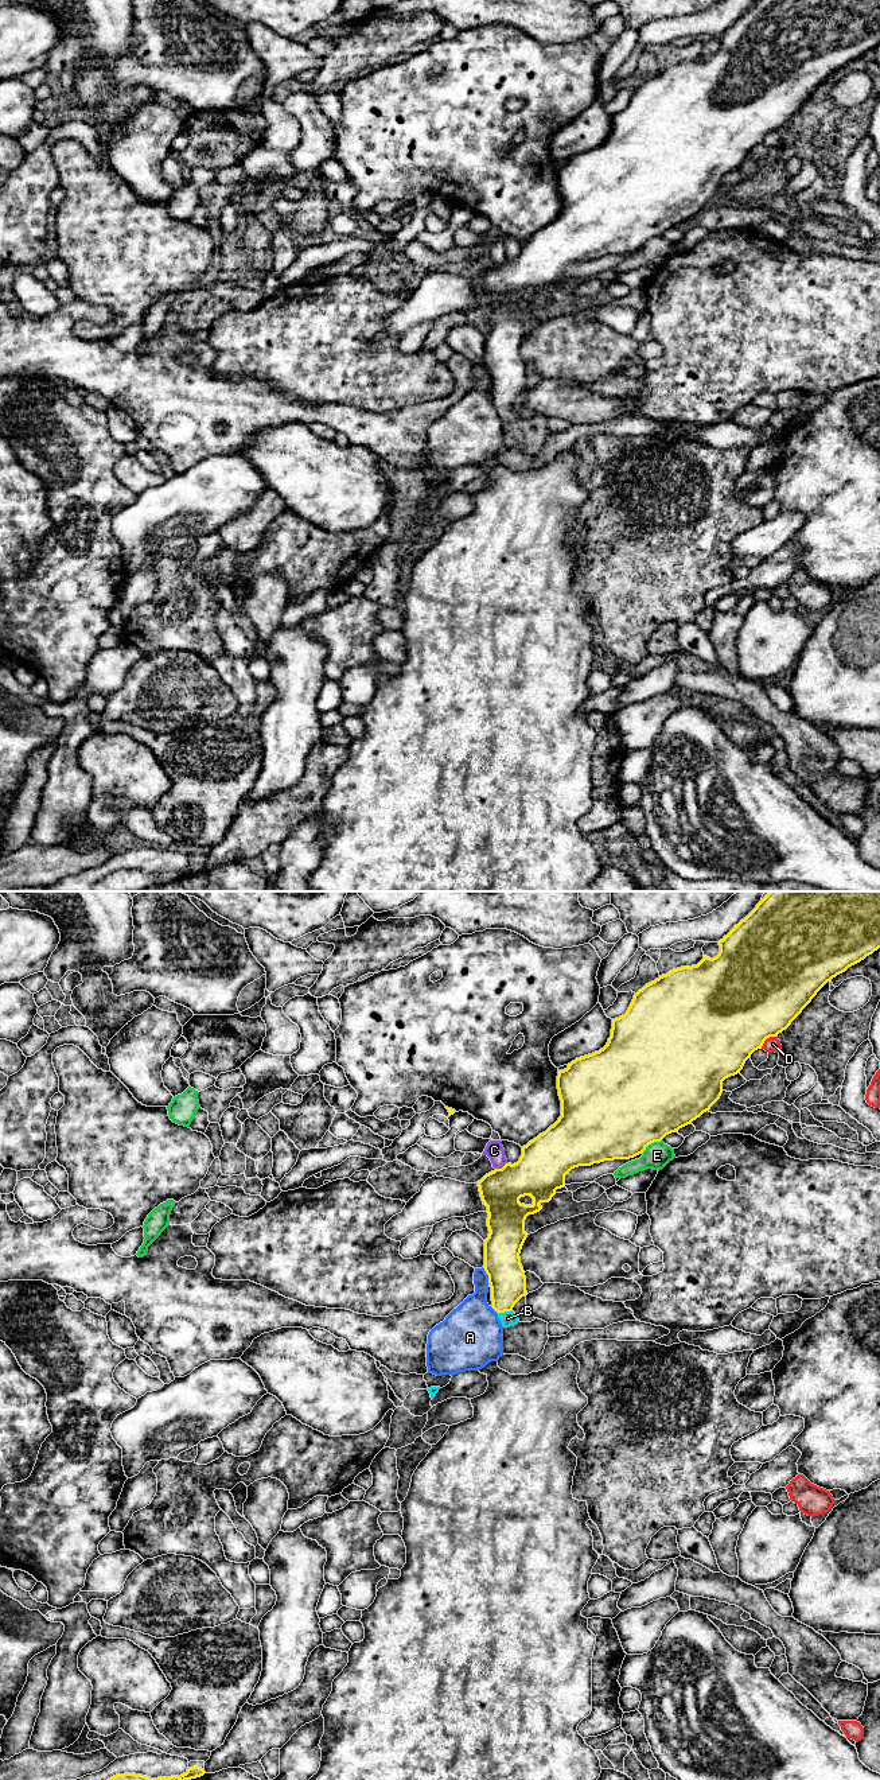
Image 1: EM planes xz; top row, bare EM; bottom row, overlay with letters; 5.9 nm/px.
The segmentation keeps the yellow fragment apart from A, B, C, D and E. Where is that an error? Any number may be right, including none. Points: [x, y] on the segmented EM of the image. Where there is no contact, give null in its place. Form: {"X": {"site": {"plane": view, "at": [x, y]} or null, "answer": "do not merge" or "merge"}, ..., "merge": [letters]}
{"A": {"site": {"plane": "xz", "at": [487, 1274]}, "answer": "do not merge"}, "B": {"site": {"plane": "xz", "at": [503, 1312]}, "answer": "merge"}, "C": {"site": {"plane": "xz", "at": [502, 1168]}, "answer": "do not merge"}, "D": {"site": {"plane": "xz", "at": [767, 1037]}, "answer": "do not merge"}, "E": {"site": {"plane": "xz", "at": [651, 1142]}, "answer": "do not merge"}, "merge": ["B"]}

